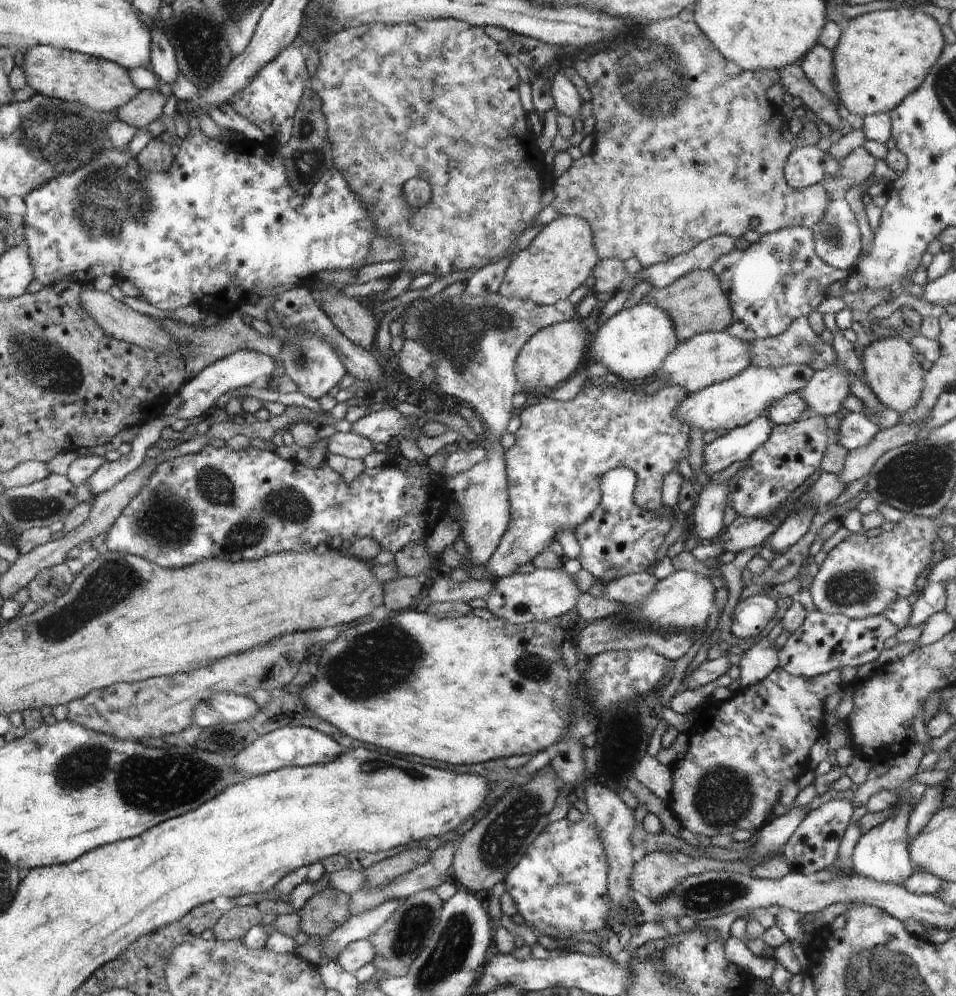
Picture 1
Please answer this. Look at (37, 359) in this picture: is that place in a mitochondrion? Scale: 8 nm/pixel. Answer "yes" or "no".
yes

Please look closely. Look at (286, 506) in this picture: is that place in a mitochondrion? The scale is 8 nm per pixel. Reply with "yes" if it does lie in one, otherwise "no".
yes

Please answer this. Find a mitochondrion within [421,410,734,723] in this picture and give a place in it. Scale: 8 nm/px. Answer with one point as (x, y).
(534, 667)

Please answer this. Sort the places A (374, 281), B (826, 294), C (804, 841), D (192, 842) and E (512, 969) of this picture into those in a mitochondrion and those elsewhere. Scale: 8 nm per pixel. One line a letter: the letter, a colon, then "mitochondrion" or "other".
A: other
B: other
C: other
D: other
E: other

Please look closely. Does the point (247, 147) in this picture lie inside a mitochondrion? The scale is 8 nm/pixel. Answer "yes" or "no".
no

